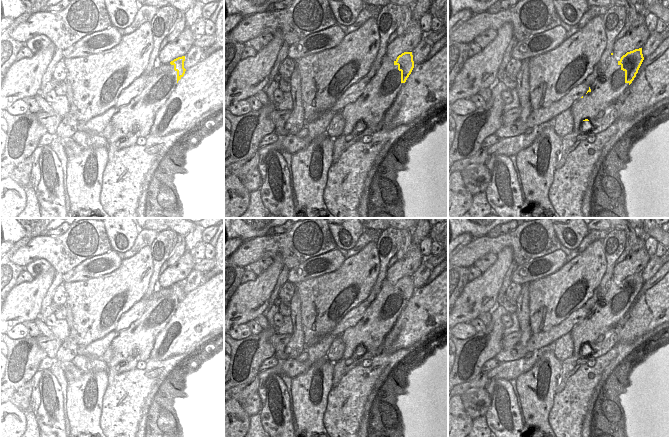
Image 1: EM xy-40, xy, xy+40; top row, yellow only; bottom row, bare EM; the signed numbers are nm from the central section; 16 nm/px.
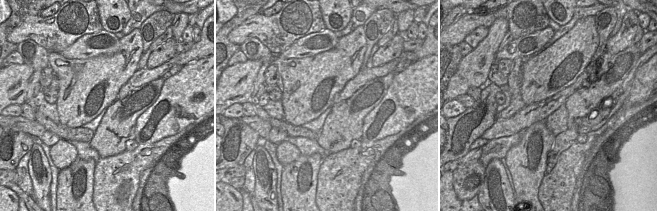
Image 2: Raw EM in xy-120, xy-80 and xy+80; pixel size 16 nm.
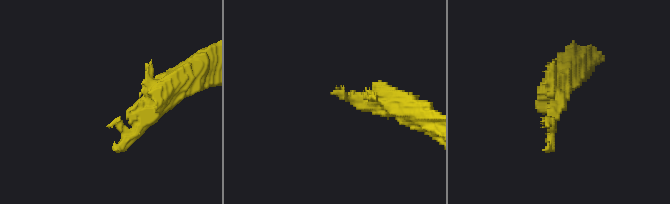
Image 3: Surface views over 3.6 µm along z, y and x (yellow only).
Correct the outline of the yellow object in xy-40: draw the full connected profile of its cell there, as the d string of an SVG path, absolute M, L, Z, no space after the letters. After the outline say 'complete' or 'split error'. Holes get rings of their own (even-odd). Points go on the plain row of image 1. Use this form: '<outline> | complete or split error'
M185 280L178 281L170 286L172 292L168 296L148 301L141 317L118 332L110 344L113 355L108 368L124 362L119 367L119 373L122 373L135 369L139 361L150 358L156 336L185 298L184 285Z | split error

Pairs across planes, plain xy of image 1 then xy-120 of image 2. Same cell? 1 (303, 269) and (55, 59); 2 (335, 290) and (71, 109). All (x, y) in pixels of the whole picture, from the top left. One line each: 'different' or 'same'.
1: different
2: same

